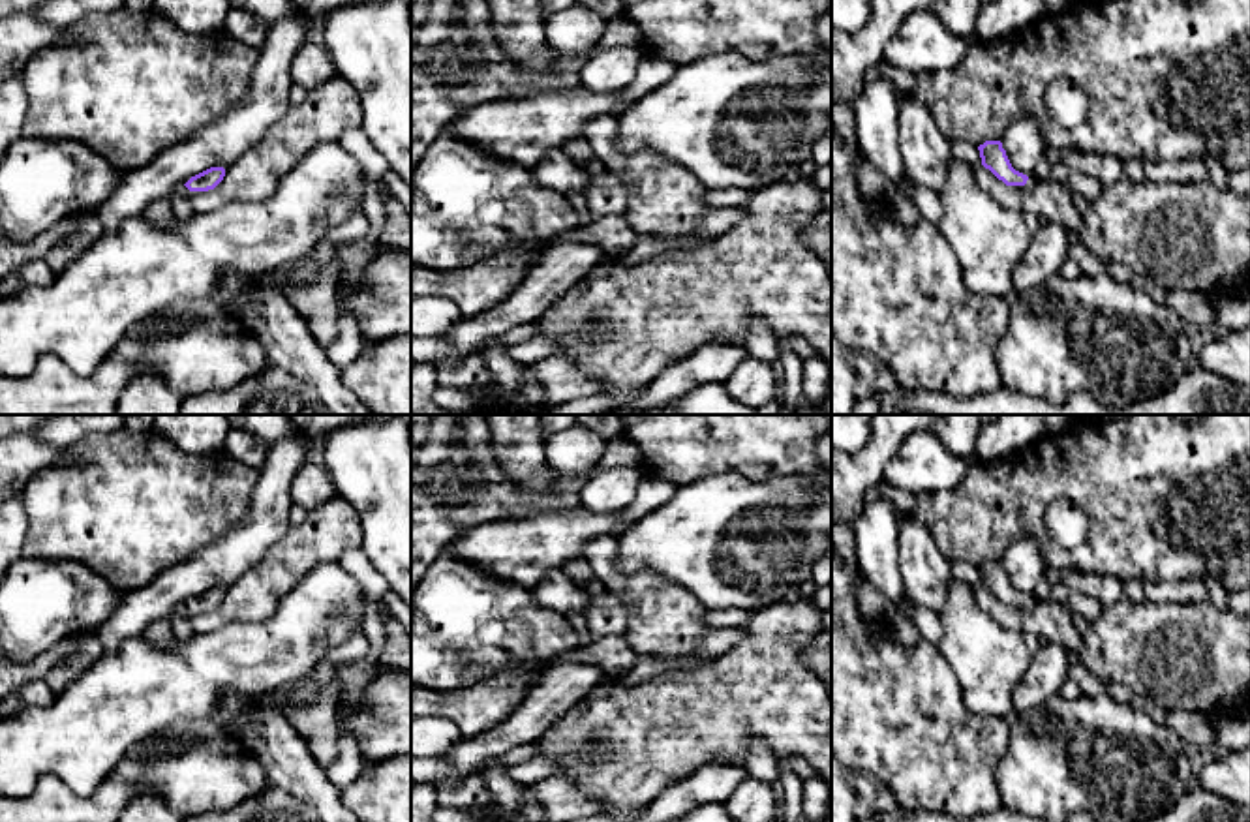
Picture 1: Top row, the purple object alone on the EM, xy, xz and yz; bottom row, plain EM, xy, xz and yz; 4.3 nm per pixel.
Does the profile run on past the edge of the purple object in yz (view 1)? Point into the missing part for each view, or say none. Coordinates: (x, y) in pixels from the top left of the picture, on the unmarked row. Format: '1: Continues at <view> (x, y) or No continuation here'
1: No continuation here

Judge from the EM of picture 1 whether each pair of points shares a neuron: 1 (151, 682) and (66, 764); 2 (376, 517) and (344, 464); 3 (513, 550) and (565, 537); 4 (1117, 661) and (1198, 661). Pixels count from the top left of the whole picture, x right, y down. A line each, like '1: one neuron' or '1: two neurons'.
1: one neuron
2: one neuron
3: one neuron
4: one neuron

